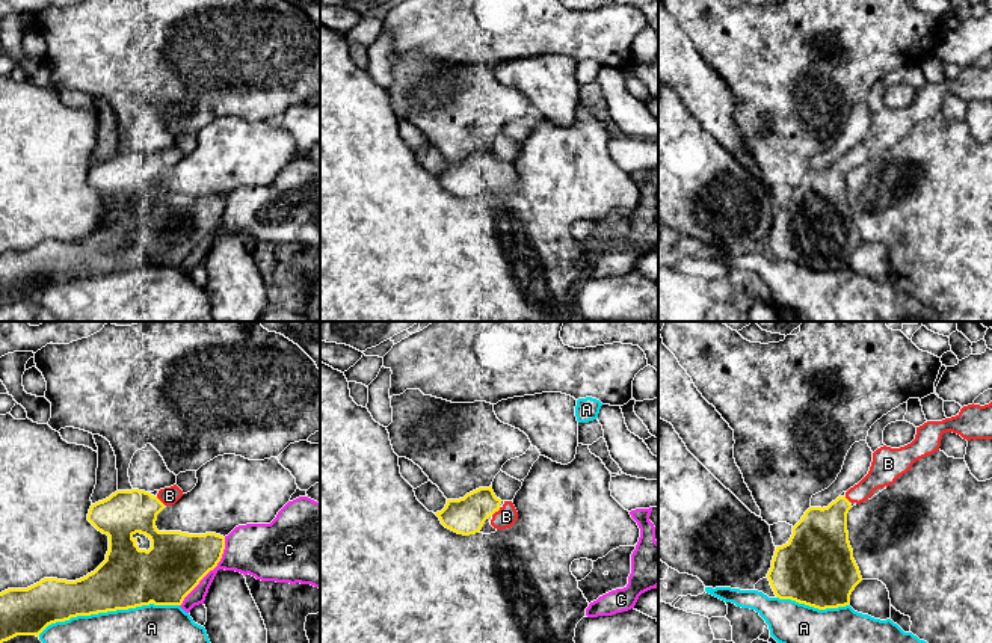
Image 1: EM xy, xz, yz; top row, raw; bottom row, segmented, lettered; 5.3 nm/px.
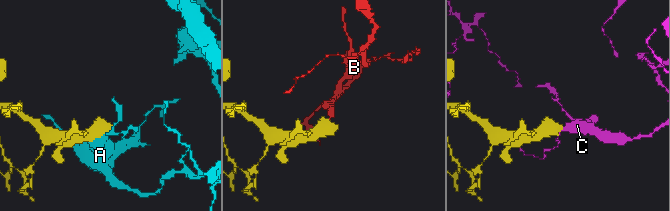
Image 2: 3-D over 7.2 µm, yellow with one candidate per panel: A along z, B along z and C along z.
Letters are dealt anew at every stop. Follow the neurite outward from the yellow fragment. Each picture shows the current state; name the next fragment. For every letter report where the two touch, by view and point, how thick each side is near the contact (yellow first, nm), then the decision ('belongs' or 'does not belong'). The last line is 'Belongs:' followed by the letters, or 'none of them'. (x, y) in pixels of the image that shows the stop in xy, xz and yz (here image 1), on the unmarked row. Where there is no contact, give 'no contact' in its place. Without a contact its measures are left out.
A: contact xy (94, 275); calibres 300 and 480 nm; does not belong
B: contact xz (496, 172); calibres 200 and 110 nm; belongs
C: contact xy (209, 233); calibres 320 and 260 nm; does not belong
Belongs: B

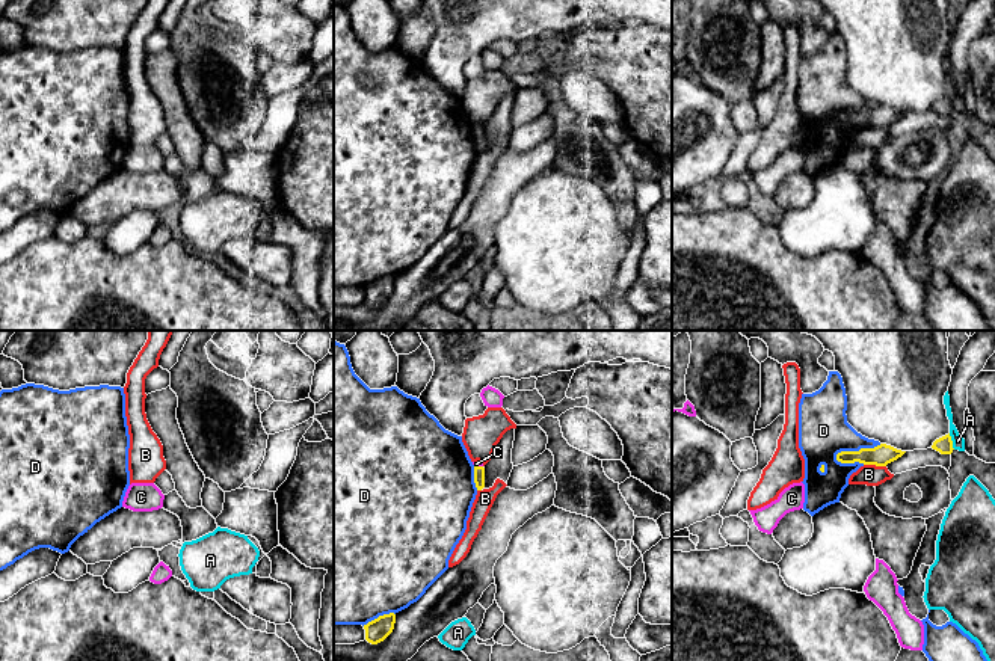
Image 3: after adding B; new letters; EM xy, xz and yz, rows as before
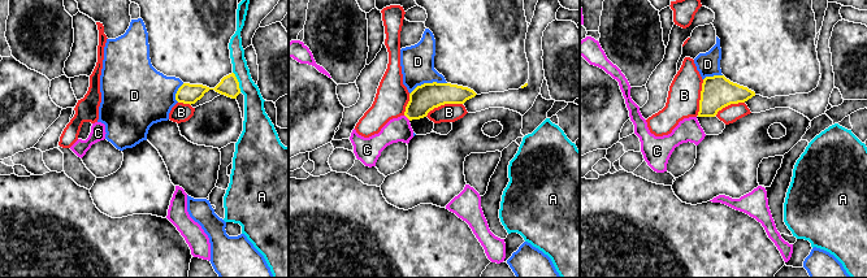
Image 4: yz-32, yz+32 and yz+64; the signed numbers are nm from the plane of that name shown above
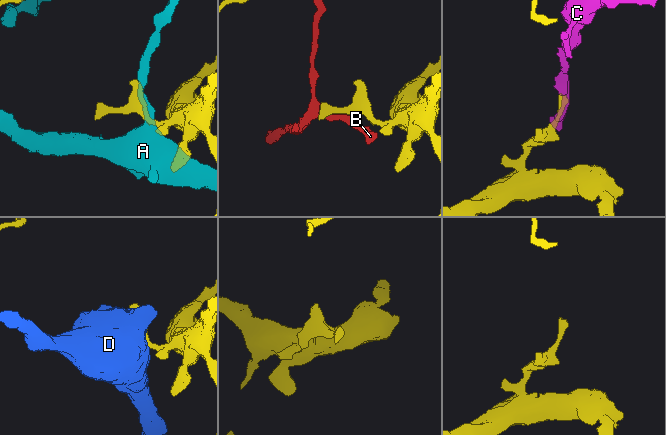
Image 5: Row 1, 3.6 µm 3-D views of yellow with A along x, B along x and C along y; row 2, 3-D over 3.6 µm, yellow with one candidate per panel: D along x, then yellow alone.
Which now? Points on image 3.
A: contact yz (951, 103); calibres 90 and 60 nm; does not belong
B: contact yz (874, 126); calibres 120 and 110 nm; does not belong
C: contact xz (479, 129); calibres 60 and 30 nm; does not belong
D: contact yz (856, 113); calibres 120 and 280 nm; does not belong
Belongs: none of them

